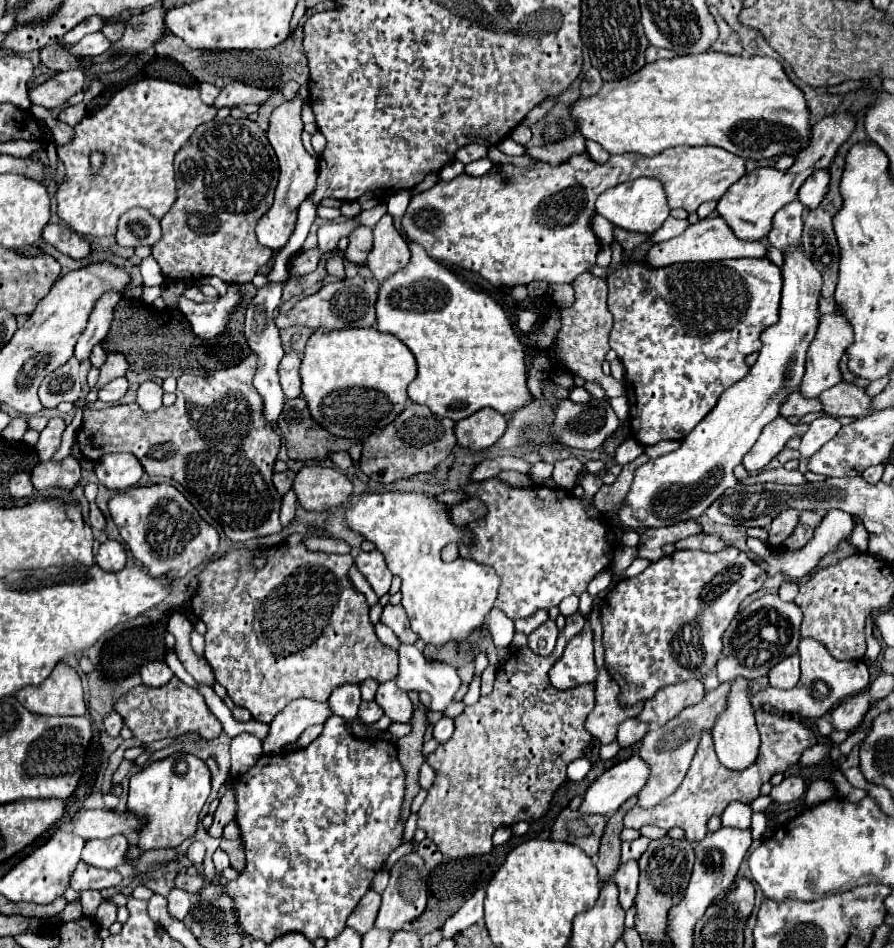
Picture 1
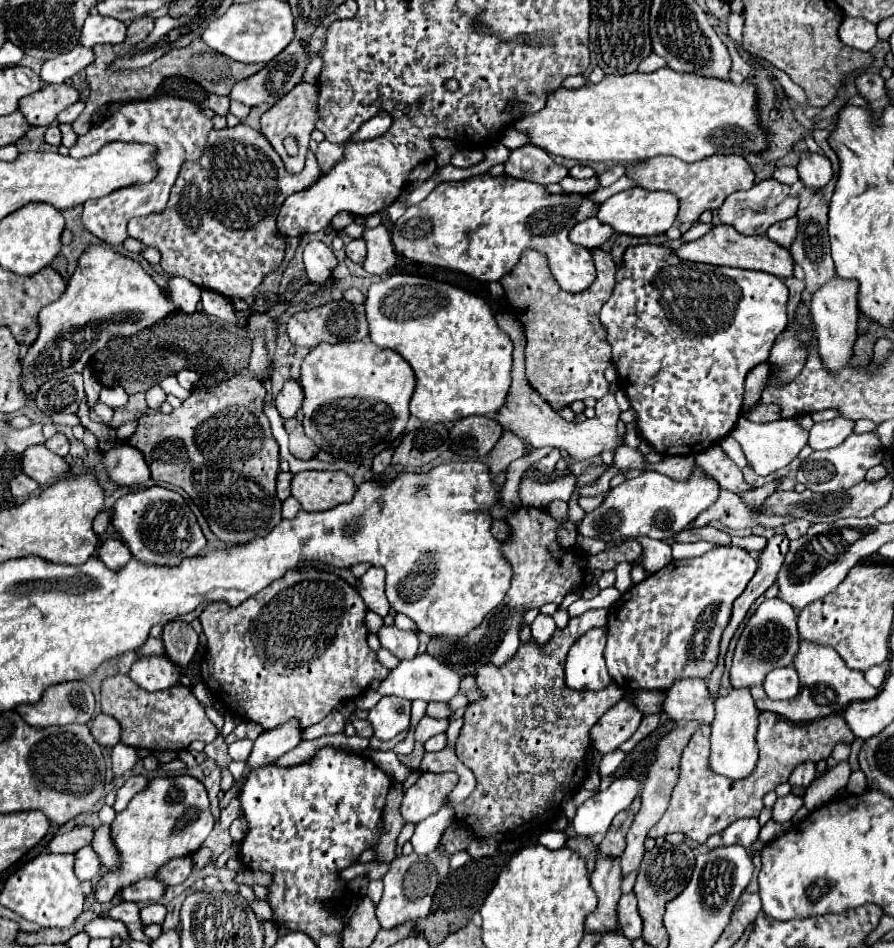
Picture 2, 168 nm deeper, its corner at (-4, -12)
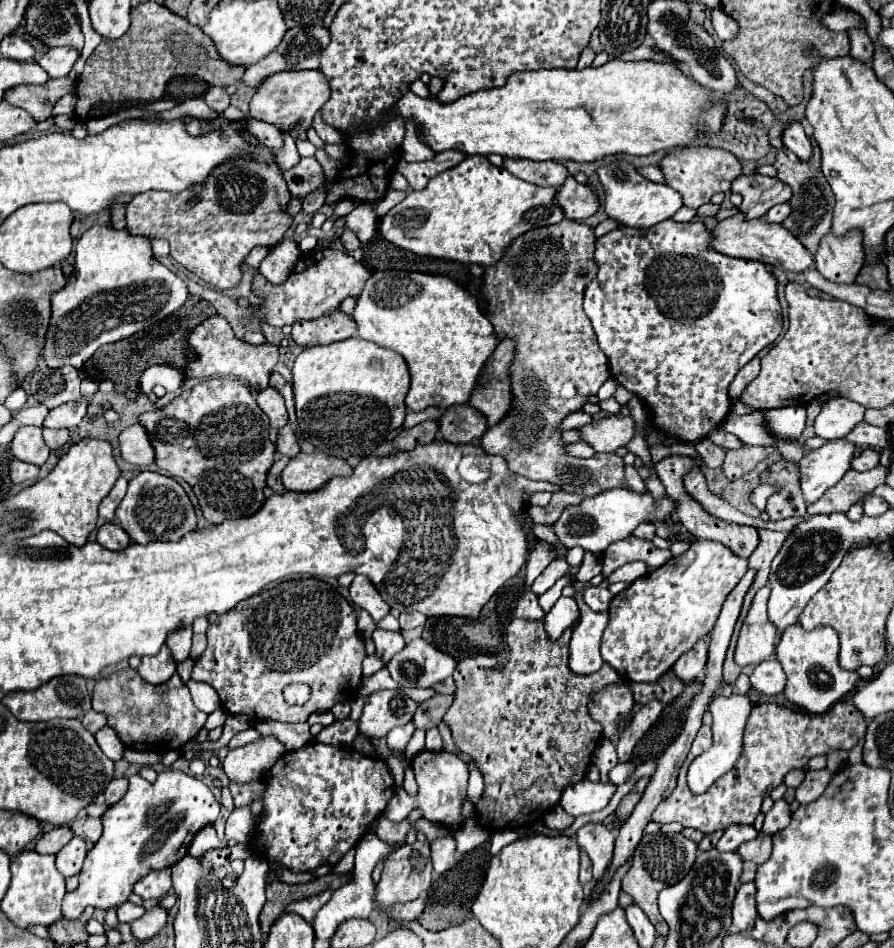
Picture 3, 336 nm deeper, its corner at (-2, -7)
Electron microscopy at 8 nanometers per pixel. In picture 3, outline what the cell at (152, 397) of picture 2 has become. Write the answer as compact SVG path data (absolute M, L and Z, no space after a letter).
M150 366L148 370L144 370L144 374L140 376L140 390L144 394L150 394L154 386L164 386L168 392L176 392L180 390L184 382L182 370L174 368L174 366Z

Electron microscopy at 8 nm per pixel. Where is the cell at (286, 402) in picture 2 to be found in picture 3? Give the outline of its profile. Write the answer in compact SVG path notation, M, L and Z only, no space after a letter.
M266 388L266 390L262 390L256 396L256 400L258 400L258 406L270 418L270 440L276 442L278 430L288 422L288 412L286 412L286 406L284 406L284 396L276 388Z

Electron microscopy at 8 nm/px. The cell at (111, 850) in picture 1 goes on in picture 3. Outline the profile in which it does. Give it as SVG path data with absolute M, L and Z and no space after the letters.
M74 836L58 854L56 854L56 866L64 876L76 876L82 870L82 862L86 858L86 842L78 836Z

